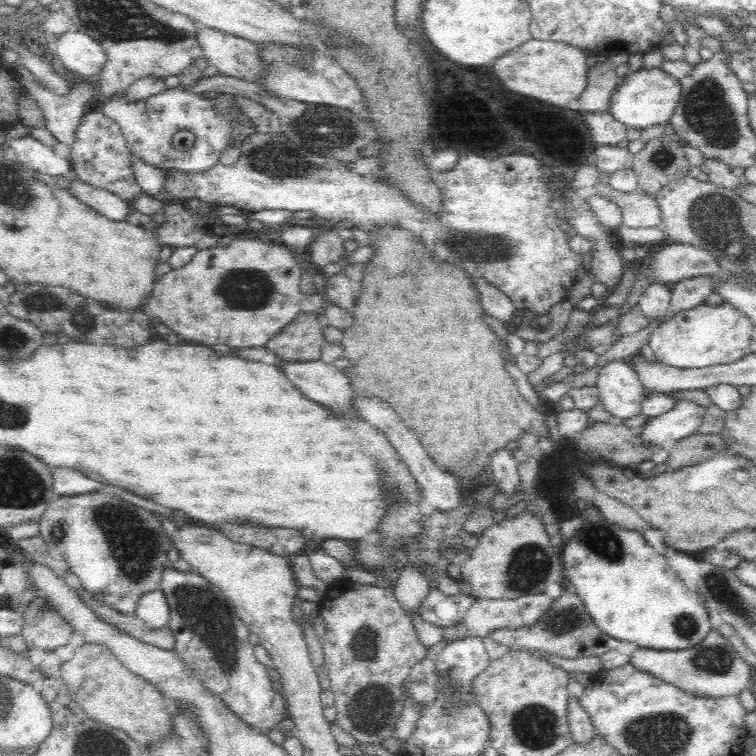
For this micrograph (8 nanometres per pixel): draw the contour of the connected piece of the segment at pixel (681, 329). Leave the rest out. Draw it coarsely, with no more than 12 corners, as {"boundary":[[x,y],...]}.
{"boundary":[[732,304],[674,315],[648,338],[674,368],[730,364],[754,327]]}

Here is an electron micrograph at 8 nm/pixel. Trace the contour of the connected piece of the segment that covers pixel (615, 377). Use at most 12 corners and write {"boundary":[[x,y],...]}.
{"boundary":[[628,360],[598,372],[604,409],[622,421],[641,412],[644,386]]}

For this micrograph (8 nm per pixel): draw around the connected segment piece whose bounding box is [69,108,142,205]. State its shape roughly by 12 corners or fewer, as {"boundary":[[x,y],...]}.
{"boundary":[[94,108],[76,130],[71,176],[129,205],[141,194],[121,128]]}

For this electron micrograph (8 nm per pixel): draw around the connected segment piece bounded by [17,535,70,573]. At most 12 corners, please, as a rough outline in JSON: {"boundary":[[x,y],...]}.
{"boundary":[[40,535],[19,540],[27,561],[57,573],[70,571],[54,545]]}

